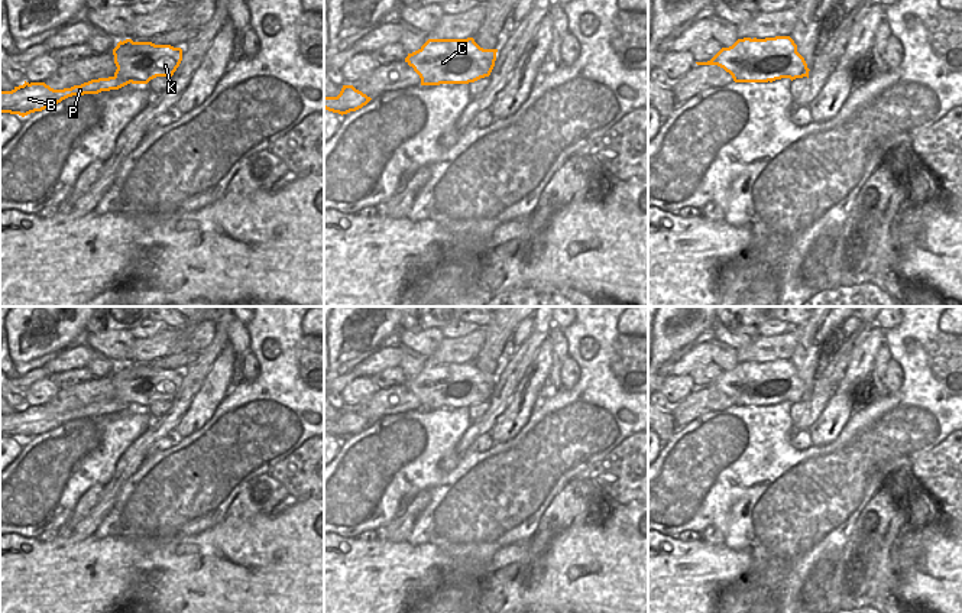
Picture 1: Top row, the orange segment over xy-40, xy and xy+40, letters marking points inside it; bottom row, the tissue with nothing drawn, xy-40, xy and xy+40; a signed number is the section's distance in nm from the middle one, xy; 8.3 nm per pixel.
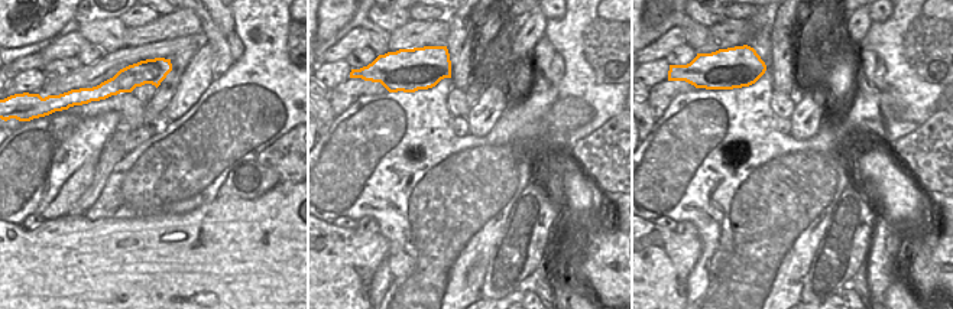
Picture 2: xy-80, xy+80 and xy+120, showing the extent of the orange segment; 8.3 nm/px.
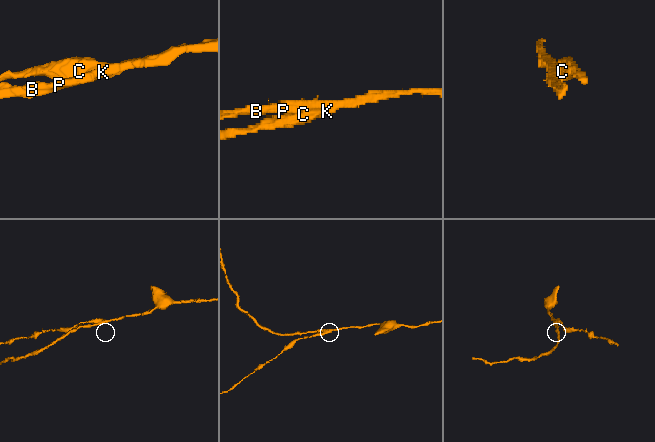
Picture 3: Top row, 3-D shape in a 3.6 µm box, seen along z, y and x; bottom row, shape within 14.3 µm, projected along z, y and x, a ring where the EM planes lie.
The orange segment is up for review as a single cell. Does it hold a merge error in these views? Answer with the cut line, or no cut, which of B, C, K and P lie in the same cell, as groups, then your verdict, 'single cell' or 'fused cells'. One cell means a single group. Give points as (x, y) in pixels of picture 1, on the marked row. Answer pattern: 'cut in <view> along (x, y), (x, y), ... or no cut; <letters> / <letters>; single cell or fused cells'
cut in xy along (472, 38), (467, 61), (447, 71), (443, 83); B K P / C; fused cells

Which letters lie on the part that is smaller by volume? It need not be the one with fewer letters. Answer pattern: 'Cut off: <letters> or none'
Cut off: C

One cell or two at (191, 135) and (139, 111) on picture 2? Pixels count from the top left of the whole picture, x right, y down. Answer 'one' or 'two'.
two

